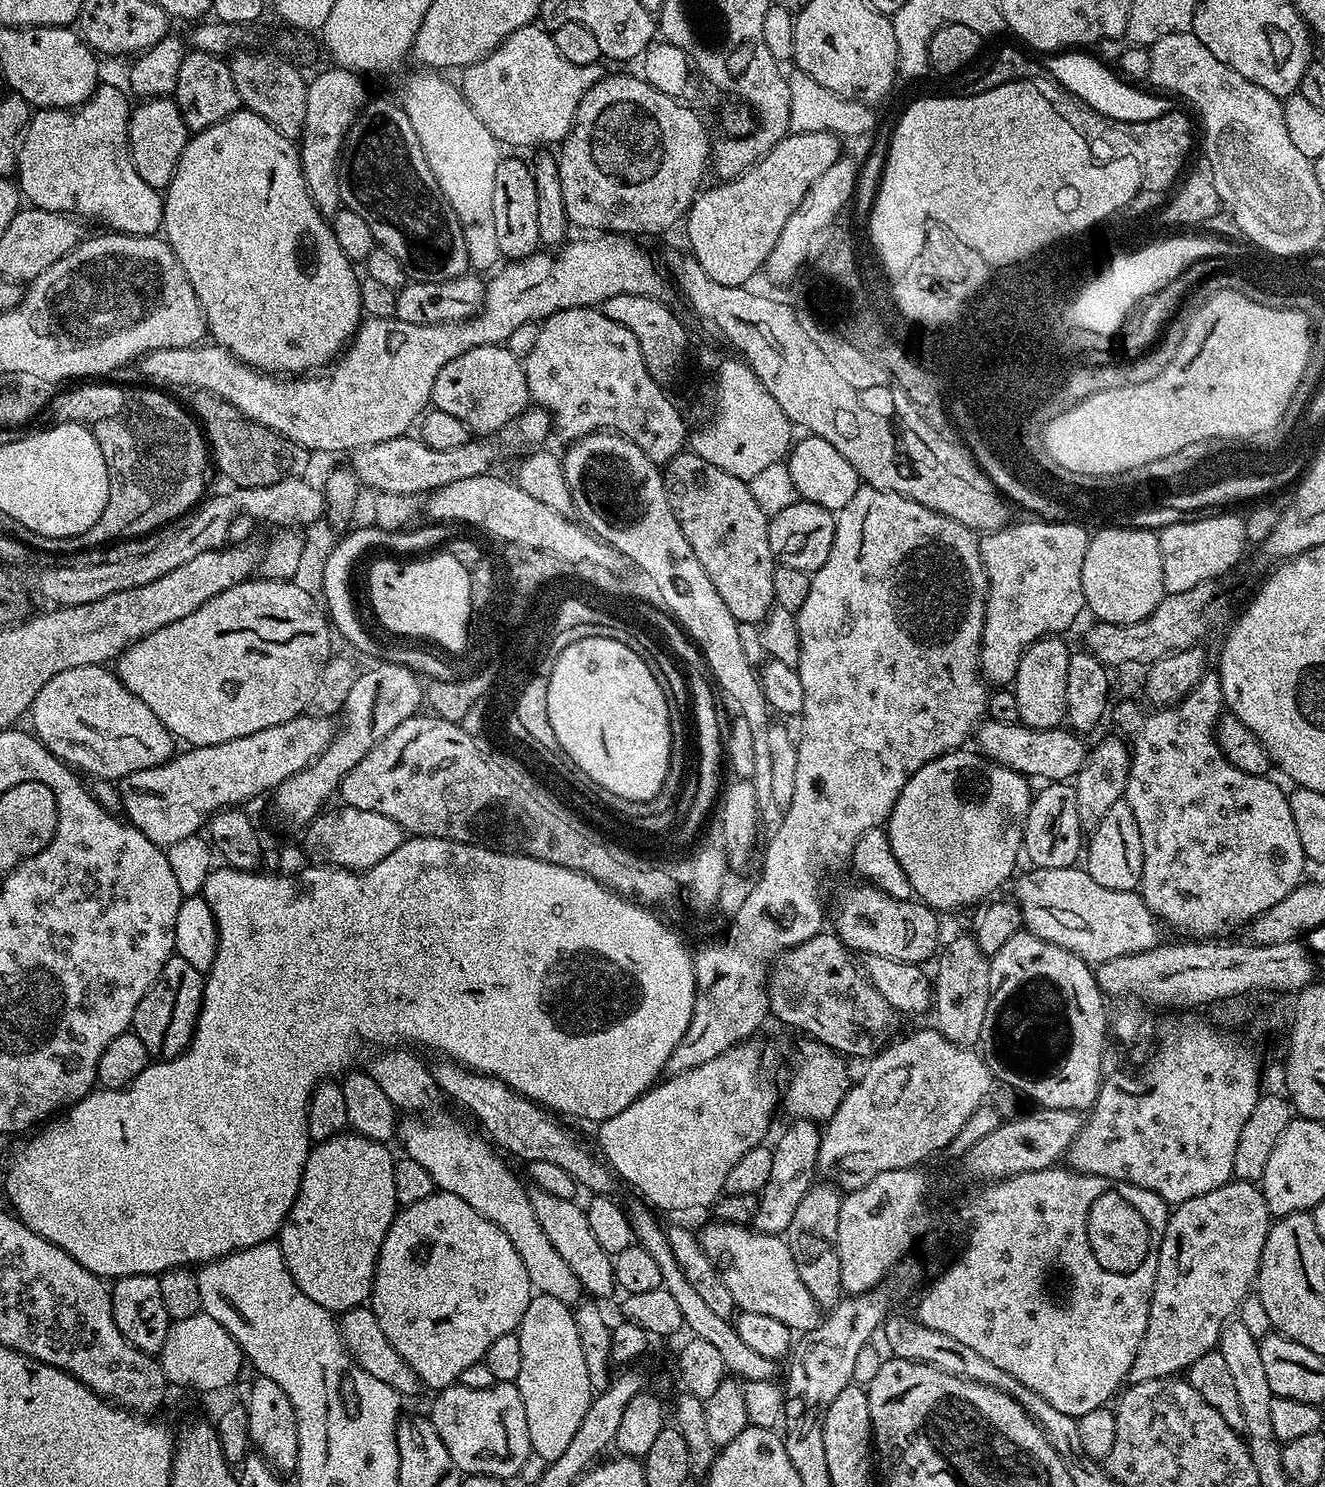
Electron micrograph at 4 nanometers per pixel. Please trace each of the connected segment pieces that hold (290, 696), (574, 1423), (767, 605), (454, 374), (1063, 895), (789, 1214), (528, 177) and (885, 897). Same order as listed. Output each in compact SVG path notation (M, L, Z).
M249 578L241 584L236 584L230 590L210 598L194 612L188 614L178 622L170 622L170 626L162 626L162 630L154 630L149 636L143 636L141 640L135 640L120 653L114 664L114 671L125 686L154 714L158 714L158 722L166 726L166 730L177 740L185 740L185 745L201 748L202 746L214 746L222 742L230 742L234 738L242 738L246 734L254 734L258 730L266 730L270 726L278 726L282 722L290 722L290 718L303 716L309 711L310 705L318 690L320 672L333 655L332 636L334 628L330 623L329 614L322 607L321 601L311 596L302 585L292 580L272 580L265 578Z
M536 1294L530 1306L526 1306L526 1314L518 1329L522 1342L522 1370L518 1370L518 1378L514 1383L522 1394L522 1406L526 1406L526 1430L530 1430L530 1446L545 1462L562 1458L582 1418L586 1418L586 1410L592 1405L594 1395L590 1377L586 1374L586 1358L582 1358L582 1342L578 1342L578 1326L572 1314L573 1309L558 1302L558 1298Z
M691 450L679 452L663 469L662 475L668 501L674 510L674 518L678 518L678 526L682 526L686 542L690 542L690 550L694 550L698 562L702 562L702 570L706 570L710 582L714 582L714 590L722 594L722 602L726 602L732 617L744 626L756 626L767 620L768 613L774 607L772 575L777 562L772 557L768 537L770 516L758 506L749 485L734 478L734 474L726 474L726 470L718 470L718 466L706 462L698 453Z
M487 344L446 362L438 378L434 378L431 403L437 412L454 414L454 418L461 420L473 433L496 432L499 428L506 427L508 423L509 427L530 404L521 357L510 354L506 346Z
M1033 867L1016 884L1014 899L1020 905L1020 918L1023 927L1038 938L1052 943L1054 946L1070 948L1076 956L1083 956L1089 965L1110 962L1112 958L1122 958L1130 954L1138 954L1157 947L1161 943L1161 925L1155 914L1147 908L1139 891L1111 892L1106 886L1098 886L1094 878L1090 878L1083 867L1070 868L1038 868Z
M793 1119L791 1123L792 1125L777 1138L776 1144L771 1145L770 1178L766 1178L766 1186L758 1194L760 1202L754 1227L757 1232L766 1232L770 1236L787 1233L790 1221L798 1211L798 1202L806 1198L818 1176L821 1125L814 1120Z
M516 154L505 155L494 170L494 234L498 234L498 250L505 261L525 260L541 247L538 234L538 190L532 177L532 168Z
M859 882L844 888L836 896L836 901L830 904L830 920L836 923L835 935L839 936L842 943L856 954L869 956L881 956L907 964L927 965L927 960L937 955L941 947L940 924L936 921L937 913L927 906L919 903L912 904L911 899L895 900L890 894L886 894L881 888L871 882Z

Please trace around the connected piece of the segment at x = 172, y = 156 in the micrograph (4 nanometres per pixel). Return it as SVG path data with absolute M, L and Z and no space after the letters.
M175 99L146 100L137 105L132 108L132 116L128 120L128 145L132 151L132 161L138 170L138 178L142 178L142 182L154 189L167 189L182 158L182 150L189 142L190 130Z

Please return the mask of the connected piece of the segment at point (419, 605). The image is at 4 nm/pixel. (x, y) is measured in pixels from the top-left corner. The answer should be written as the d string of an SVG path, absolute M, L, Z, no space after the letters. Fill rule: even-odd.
M428 554L423 558L392 558L396 560L376 560L372 564L372 569L368 572L368 600L372 603L372 612L376 615L376 620L385 628L385 633L391 632L424 632L424 636L436 636L436 640L444 640L444 644L448 644L448 648L464 648L462 646L462 627L466 622L464 616L474 616L474 605L472 600L473 573L466 566L462 566L457 559L440 554L440 556L432 556L436 554Z

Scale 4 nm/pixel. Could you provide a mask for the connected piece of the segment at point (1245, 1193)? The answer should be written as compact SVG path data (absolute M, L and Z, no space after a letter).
M1233 1178L1227 1184L1218 1186L1218 1190L1210 1190L1206 1194L1198 1194L1198 1198L1190 1198L1171 1209L1168 1225L1162 1238L1160 1253L1158 1254L1158 1274L1154 1278L1154 1290L1152 1291L1152 1301L1150 1302L1150 1310L1148 1311L1148 1326L1146 1334L1140 1343L1140 1348L1136 1351L1134 1366L1130 1366L1130 1374L1127 1379L1128 1384L1141 1384L1142 1382L1150 1382L1151 1380L1175 1377L1177 1374L1183 1373L1194 1362L1198 1362L1198 1358L1202 1358L1219 1345L1224 1325L1239 1313L1241 1304L1248 1299L1250 1293L1253 1291L1256 1283L1256 1275L1260 1272L1260 1259L1262 1258L1262 1250L1266 1246L1269 1227L1270 1213L1266 1206L1266 1198L1260 1193L1260 1189L1255 1183L1246 1180Z

